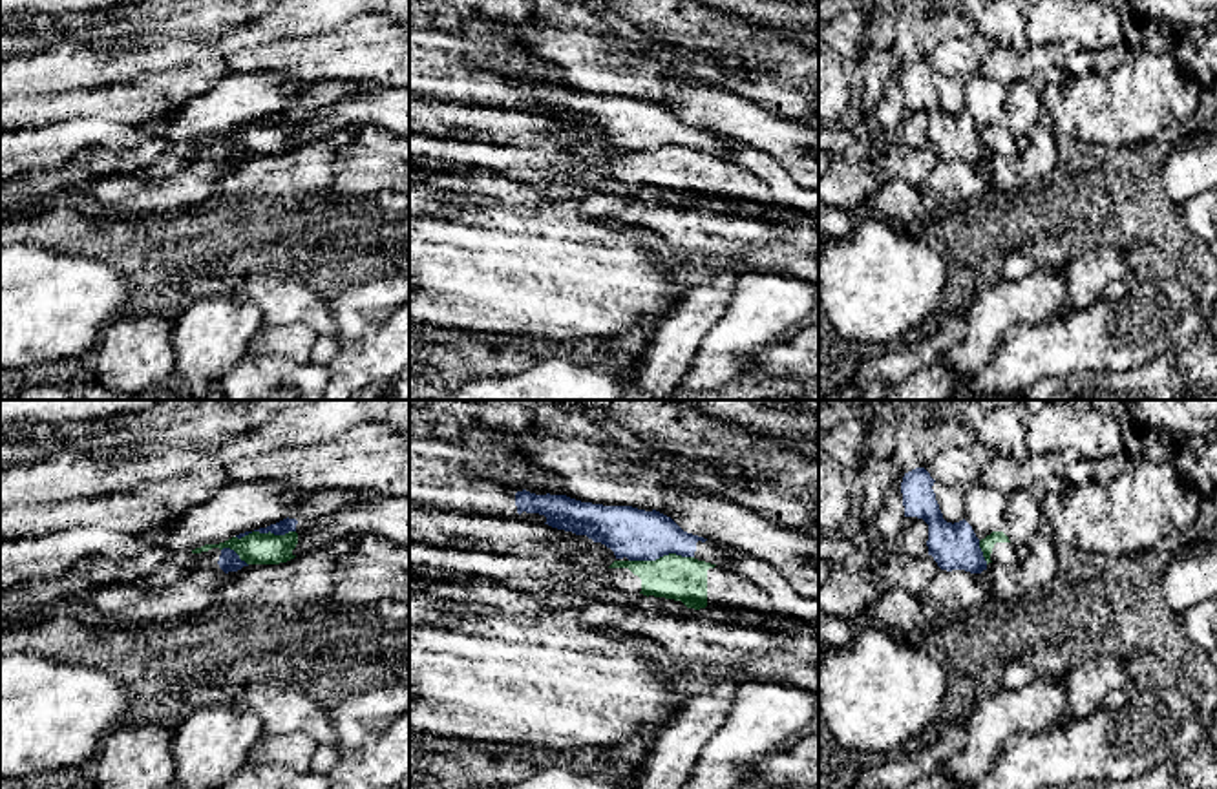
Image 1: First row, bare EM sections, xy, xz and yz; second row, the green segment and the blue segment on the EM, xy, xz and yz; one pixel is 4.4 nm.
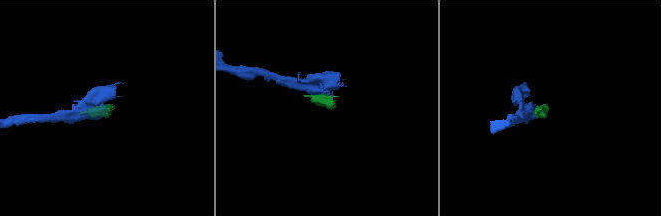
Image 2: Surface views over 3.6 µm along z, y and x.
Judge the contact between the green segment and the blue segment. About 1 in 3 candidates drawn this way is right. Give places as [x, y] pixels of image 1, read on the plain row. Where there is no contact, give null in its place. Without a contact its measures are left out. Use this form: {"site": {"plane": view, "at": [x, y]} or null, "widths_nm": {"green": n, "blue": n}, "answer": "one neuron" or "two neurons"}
{"site": {"plane": "xz", "at": [660, 148]}, "widths_nm": {"green": 190, "blue": 220}, "answer": "two neurons"}

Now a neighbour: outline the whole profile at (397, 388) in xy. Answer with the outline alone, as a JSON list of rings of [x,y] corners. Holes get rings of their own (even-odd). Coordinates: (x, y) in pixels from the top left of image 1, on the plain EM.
[[[409,365],[389,380],[364,387],[349,400],[409,400]]]

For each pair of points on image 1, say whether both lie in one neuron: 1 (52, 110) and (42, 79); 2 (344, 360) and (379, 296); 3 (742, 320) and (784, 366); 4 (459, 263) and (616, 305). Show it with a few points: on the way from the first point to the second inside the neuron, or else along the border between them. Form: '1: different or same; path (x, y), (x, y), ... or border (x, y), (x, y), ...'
1: different; border (88, 88), (66, 88), (19, 97)
2: same; path (360, 344), (377, 327), (379, 313)
3: different; border (777, 340), (751, 368)
4: same; path (497, 265), (534, 265), (567, 282), (578, 282)

